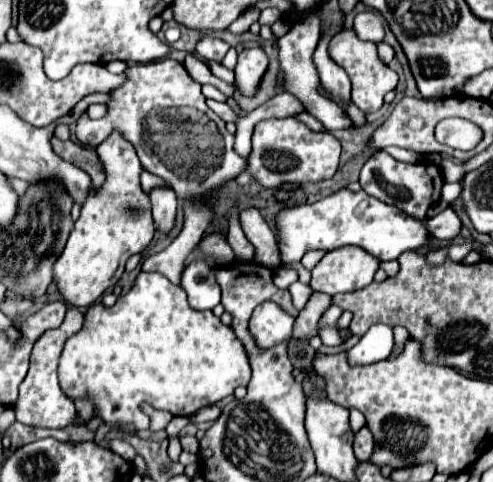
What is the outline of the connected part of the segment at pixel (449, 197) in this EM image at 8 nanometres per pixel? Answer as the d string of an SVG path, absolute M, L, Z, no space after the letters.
M460 182L444 183L441 191L441 200L450 204L455 199L460 197L462 191L462 185Z

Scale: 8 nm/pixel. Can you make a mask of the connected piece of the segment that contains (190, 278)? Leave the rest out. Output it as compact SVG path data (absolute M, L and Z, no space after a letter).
M199 258L183 270L181 284L193 310L213 310L221 300L221 292L215 284L215 276L211 276L211 268L213 266L207 260Z

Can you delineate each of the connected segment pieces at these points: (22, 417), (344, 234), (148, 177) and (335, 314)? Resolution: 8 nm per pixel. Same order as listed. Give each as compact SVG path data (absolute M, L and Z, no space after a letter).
M68 308L61 326L47 330L41 336L41 340L35 342L33 352L31 352L31 366L29 366L29 372L27 372L25 380L21 382L19 400L13 408L15 414L17 414L17 420L21 424L39 426L39 428L65 428L75 420L77 412L75 412L73 402L67 398L67 394L59 386L57 366L59 366L59 356L63 352L65 342L81 330L83 323L84 314L78 308Z
M347 188L335 192L335 194L319 200L319 202L281 210L277 214L277 230L281 234L279 252L283 256L283 262L299 262L303 258L303 254L309 252L309 250L317 250L317 248L333 250L333 248L341 248L341 246L361 246L367 252L371 252L373 256L377 256L379 260L397 260L397 256L401 252L425 248L429 244L425 220L411 220L411 216L405 216L397 208L391 208L391 206L383 204L381 200L377 200L377 198L371 198L363 190L351 192Z
M147 170L141 174L141 186L143 186L145 192L151 192L151 188L169 188L167 182L163 182L159 176L155 176Z
M331 306L329 310L323 314L323 318L319 320L319 326L327 324L327 326L333 326L333 328L335 328L335 324L337 324L337 320L339 320L339 316L341 316L342 312L342 309L338 306Z

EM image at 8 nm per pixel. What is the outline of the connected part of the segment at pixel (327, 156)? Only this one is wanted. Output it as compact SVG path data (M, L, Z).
M269 118L269 120L261 120L255 130L253 130L253 138L251 138L251 154L247 156L247 164L245 170L241 172L241 176L237 178L239 184L249 184L251 180L259 182L265 188L277 188L281 184L307 184L307 182L321 182L331 178L337 172L339 166L339 154L341 154L341 144L339 140L331 134L331 132L311 132L303 122L299 122L297 118Z

